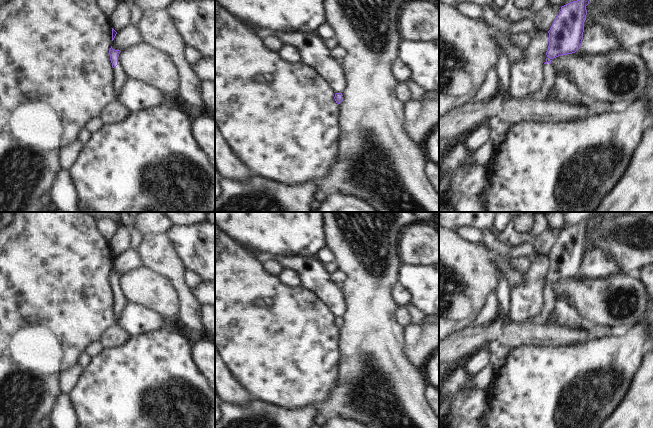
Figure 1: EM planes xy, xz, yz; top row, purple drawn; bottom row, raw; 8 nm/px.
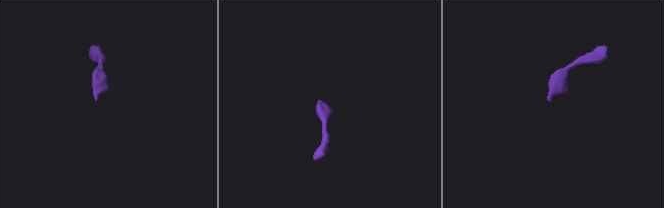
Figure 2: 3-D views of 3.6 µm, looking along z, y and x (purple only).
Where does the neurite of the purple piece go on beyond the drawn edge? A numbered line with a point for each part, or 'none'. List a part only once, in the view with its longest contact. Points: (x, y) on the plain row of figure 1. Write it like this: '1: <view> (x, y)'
1: yz (549, 297).

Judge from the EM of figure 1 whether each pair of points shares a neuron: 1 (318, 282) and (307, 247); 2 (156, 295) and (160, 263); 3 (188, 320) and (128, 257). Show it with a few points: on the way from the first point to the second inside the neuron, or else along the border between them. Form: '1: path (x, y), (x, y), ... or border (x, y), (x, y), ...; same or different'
1: border (286, 256), (312, 257); different
2: border (142, 266), (146, 266), (164, 275), (176, 289); different
3: border (136, 249), (143, 265); different

